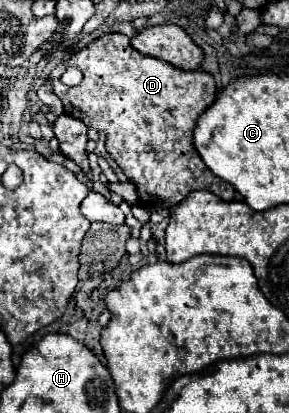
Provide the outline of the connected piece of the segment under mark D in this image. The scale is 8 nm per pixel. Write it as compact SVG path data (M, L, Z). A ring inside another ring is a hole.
M111 32L75 52L73 60L57 64L47 80L51 80L53 92L61 98L65 114L83 120L87 126L95 130L105 132L107 152L117 162L117 166L127 174L127 178L137 186L139 204L145 210L155 212L173 208L175 204L185 200L191 190L209 190L223 200L231 200L231 196L235 194L235 190L229 184L225 184L205 166L205 162L193 146L195 124L199 116L205 112L205 108L209 108L217 98L217 86L211 74L199 70L185 72L157 58L143 56L141 52L131 48L131 42L125 34ZM69 66L75 66L83 72L83 80L79 86L67 86L61 82L61 74Z

